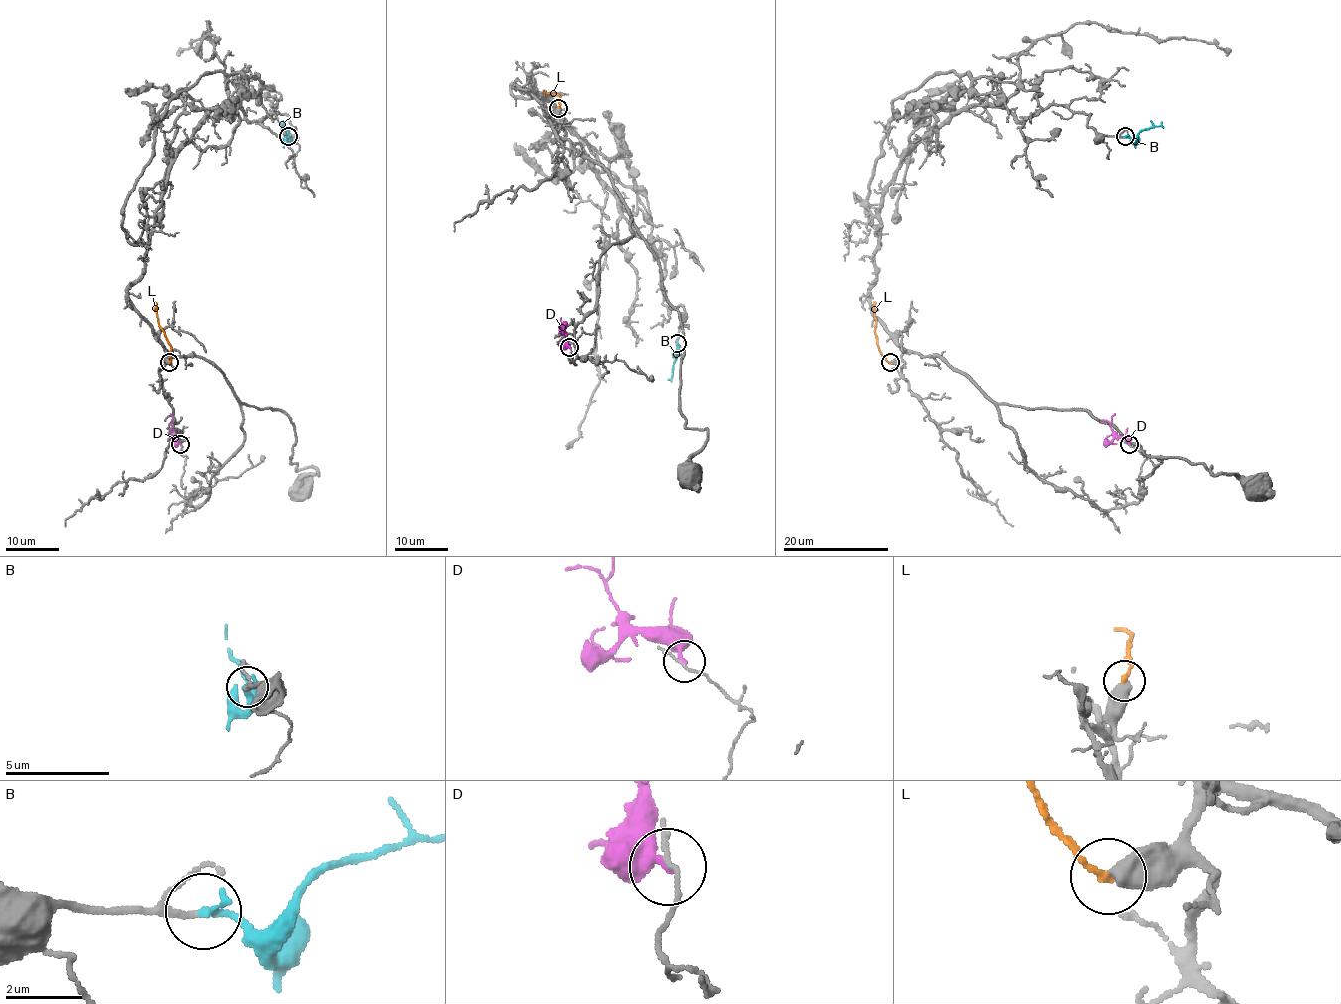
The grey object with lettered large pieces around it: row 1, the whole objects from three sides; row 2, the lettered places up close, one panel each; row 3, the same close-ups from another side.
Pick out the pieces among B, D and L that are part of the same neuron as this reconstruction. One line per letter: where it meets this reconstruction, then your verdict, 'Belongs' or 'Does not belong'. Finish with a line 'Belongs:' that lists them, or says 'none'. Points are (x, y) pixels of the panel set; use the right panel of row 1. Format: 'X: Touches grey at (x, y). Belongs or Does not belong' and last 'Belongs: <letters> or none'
B: Touches grey at (1125, 136). Belongs
D: Touches grey at (1129, 444). Does not belong
L: Touches grey at (890, 362). Does not belong
Belongs: B

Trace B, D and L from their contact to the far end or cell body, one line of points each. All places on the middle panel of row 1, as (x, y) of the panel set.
B: (678, 343), (672, 377), (668, 380)
D: (569, 347), (568, 338), (560, 328), (559, 332)
L: (559, 107), (559, 96), (544, 93)

